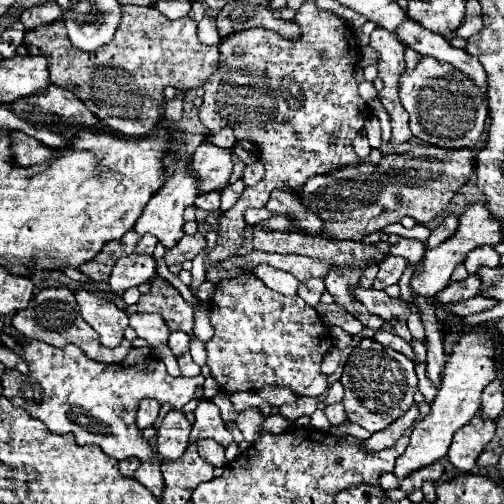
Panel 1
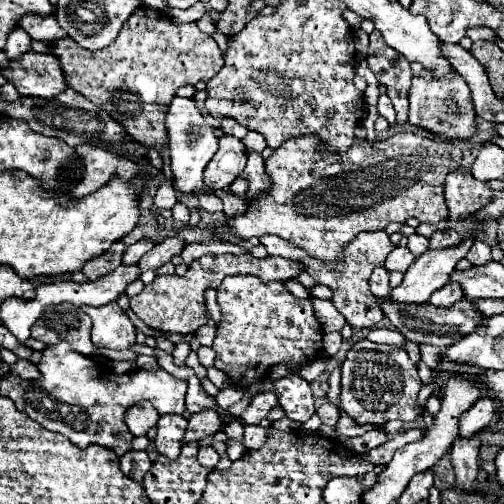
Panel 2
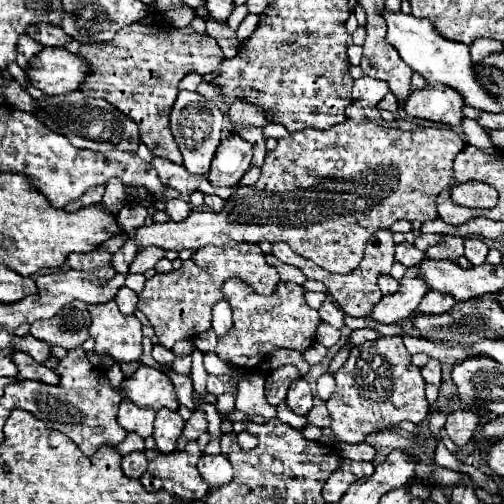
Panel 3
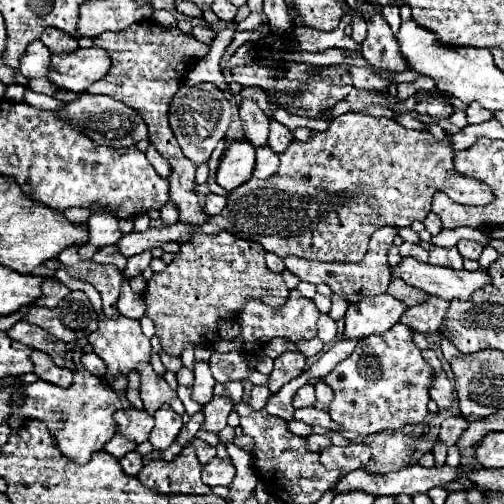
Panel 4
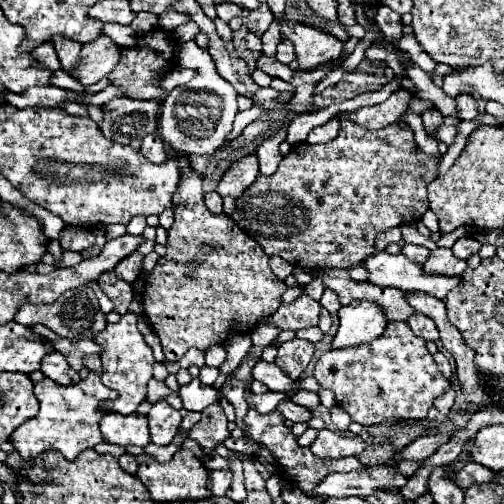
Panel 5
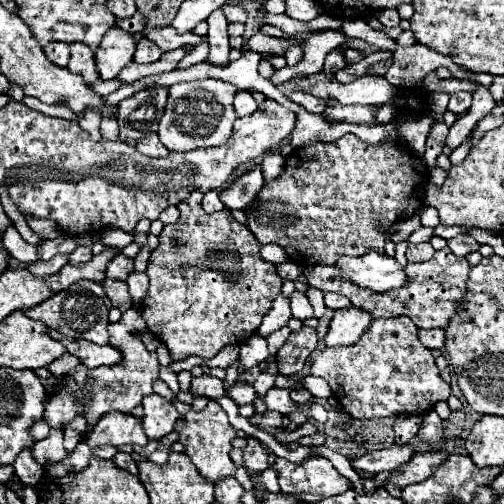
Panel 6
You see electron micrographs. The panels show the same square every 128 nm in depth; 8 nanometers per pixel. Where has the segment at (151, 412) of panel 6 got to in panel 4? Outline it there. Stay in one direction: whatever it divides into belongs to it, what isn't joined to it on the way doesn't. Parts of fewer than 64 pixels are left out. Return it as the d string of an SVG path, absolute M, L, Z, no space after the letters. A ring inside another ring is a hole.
M164 404L160 406L160 410L156 410L154 418L156 418L156 426L152 428L150 444L156 450L166 450L176 440L182 428L182 416L176 414L168 404Z

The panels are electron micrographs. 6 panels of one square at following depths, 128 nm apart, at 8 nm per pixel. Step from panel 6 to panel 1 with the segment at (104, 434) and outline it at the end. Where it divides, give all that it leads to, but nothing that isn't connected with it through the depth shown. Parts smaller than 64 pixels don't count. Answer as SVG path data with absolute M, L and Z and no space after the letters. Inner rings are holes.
M142 400L140 408L138 408L138 416L136 416L136 426L140 430L144 430L148 426L154 426L154 422L158 418L158 412L160 412L160 404L156 400Z

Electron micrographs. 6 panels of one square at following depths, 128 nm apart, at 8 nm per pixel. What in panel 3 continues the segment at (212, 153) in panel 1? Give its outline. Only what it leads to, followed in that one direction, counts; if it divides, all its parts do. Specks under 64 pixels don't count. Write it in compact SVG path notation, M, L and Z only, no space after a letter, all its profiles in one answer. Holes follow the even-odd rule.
M230 134L220 142L214 154L208 180L212 186L226 188L234 188L238 182L254 184L260 178L260 168L258 166L250 168L250 162L252 162L252 144L242 140L238 134Z

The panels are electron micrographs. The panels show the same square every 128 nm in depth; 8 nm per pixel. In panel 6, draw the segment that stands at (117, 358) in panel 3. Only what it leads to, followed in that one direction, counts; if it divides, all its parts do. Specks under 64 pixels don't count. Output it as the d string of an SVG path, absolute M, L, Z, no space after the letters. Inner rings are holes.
M132 306L130 310L126 310L122 314L122 320L116 324L108 326L110 332L110 344L114 348L118 348L124 354L124 360L120 364L114 366L100 366L96 370L90 368L76 368L76 372L70 372L68 376L60 378L60 388L56 388L56 396L48 396L46 400L46 412L44 412L44 420L50 426L50 436L46 436L44 440L36 442L32 448L32 456L36 456L36 462L50 464L50 462L60 462L68 456L68 452L64 452L64 424L68 420L74 420L76 416L84 416L88 420L88 430L92 430L96 426L96 422L112 410L120 410L130 414L144 396L152 394L152 384L156 382L156 378L160 378L160 362L156 352L148 352L146 346L142 344L142 340L138 338L138 330L142 330L144 318L138 306Z

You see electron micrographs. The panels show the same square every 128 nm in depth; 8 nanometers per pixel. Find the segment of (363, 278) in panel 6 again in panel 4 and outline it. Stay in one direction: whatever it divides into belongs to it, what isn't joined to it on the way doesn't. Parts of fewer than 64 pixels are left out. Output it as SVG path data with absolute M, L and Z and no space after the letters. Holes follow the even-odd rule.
M402 258L400 264L390 268L392 278L402 278L406 284L428 292L442 300L468 300L474 290L488 284L488 274L480 268L476 272L452 270L444 266L430 266L416 258Z

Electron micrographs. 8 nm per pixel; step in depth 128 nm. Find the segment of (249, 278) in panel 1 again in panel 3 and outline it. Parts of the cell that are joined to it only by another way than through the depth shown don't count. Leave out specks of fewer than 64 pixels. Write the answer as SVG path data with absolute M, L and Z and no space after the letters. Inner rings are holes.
M228 280L224 294L234 314L234 328L218 338L216 354L234 366L254 370L276 348L292 348L304 352L314 344L316 326L320 324L318 310L310 308L304 298L304 288L292 282L280 282L274 296L260 296L252 292L242 280Z

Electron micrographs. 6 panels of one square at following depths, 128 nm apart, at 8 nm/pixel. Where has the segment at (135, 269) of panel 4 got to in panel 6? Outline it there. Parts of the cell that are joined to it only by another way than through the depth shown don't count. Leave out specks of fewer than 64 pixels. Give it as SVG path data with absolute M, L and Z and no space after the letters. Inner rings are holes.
M120 252L120 254L116 254L108 262L108 266L106 266L106 278L110 278L110 280L126 280L132 270L134 270L132 268L132 258L128 258L128 256L124 256Z

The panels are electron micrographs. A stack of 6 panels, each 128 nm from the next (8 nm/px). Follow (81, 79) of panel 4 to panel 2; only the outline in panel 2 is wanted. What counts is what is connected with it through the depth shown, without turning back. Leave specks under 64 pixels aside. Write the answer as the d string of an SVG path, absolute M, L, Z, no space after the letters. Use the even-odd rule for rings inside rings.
M28 52L20 60L12 60L10 70L2 70L2 74L16 84L16 90L22 96L52 98L68 88L60 60L54 54Z

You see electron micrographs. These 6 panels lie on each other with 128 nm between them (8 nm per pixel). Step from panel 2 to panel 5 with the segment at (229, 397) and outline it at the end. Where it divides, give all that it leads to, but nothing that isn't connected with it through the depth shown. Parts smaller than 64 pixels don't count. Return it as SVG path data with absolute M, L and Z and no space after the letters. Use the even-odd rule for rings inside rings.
M218 402L208 406L202 412L202 420L196 422L188 432L188 438L192 438L194 442L200 444L204 458L210 458L212 454L216 454L216 446L224 444L224 440L228 436L230 436L228 418Z

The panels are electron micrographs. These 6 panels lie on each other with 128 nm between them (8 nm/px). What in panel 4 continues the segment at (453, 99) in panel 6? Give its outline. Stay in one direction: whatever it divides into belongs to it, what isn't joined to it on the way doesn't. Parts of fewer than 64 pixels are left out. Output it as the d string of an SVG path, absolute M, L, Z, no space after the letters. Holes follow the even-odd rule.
M470 104L466 108L466 114L468 114L468 122L470 124L478 124L478 122L484 122L484 120L490 120L494 114L488 112L486 108L480 108L480 104Z

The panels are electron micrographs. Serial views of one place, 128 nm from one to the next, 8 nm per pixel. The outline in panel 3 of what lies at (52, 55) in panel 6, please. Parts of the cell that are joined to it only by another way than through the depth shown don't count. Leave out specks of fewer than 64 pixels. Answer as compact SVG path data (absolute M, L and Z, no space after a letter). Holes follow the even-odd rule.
M28 34L20 36L20 40L18 40L18 58L16 58L18 66L22 70L28 70L28 64L36 56L36 52L40 52L40 48L44 48L44 46L40 46L40 42L32 40Z

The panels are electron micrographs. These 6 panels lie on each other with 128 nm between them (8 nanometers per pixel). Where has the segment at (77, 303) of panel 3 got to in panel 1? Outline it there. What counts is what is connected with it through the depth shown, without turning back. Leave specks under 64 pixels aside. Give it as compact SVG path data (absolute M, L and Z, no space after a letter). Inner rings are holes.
M44 288L38 294L34 294L28 308L14 314L12 326L28 338L42 340L42 342L58 346L58 348L62 348L66 344L76 344L92 360L98 360L98 362L104 362L104 364L120 364L126 358L126 354L132 350L132 342L128 342L128 340L124 340L120 346L116 346L112 350L104 348L100 344L94 328L90 324L86 324L84 318L80 316L80 308L74 300L74 294L68 288Z

